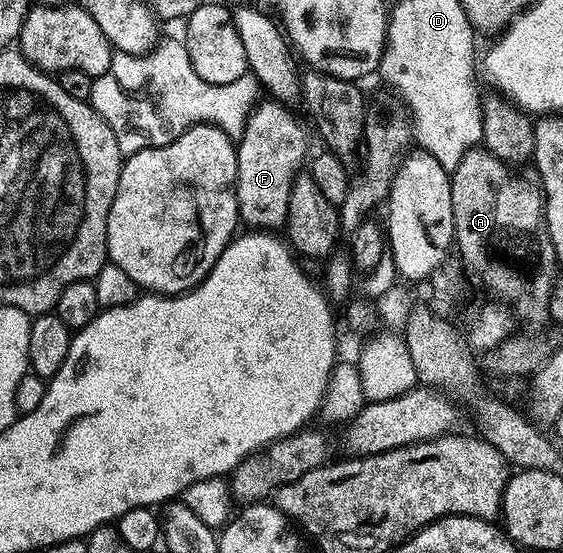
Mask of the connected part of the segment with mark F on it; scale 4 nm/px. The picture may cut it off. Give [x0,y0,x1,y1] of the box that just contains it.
[235,101,309,233]

